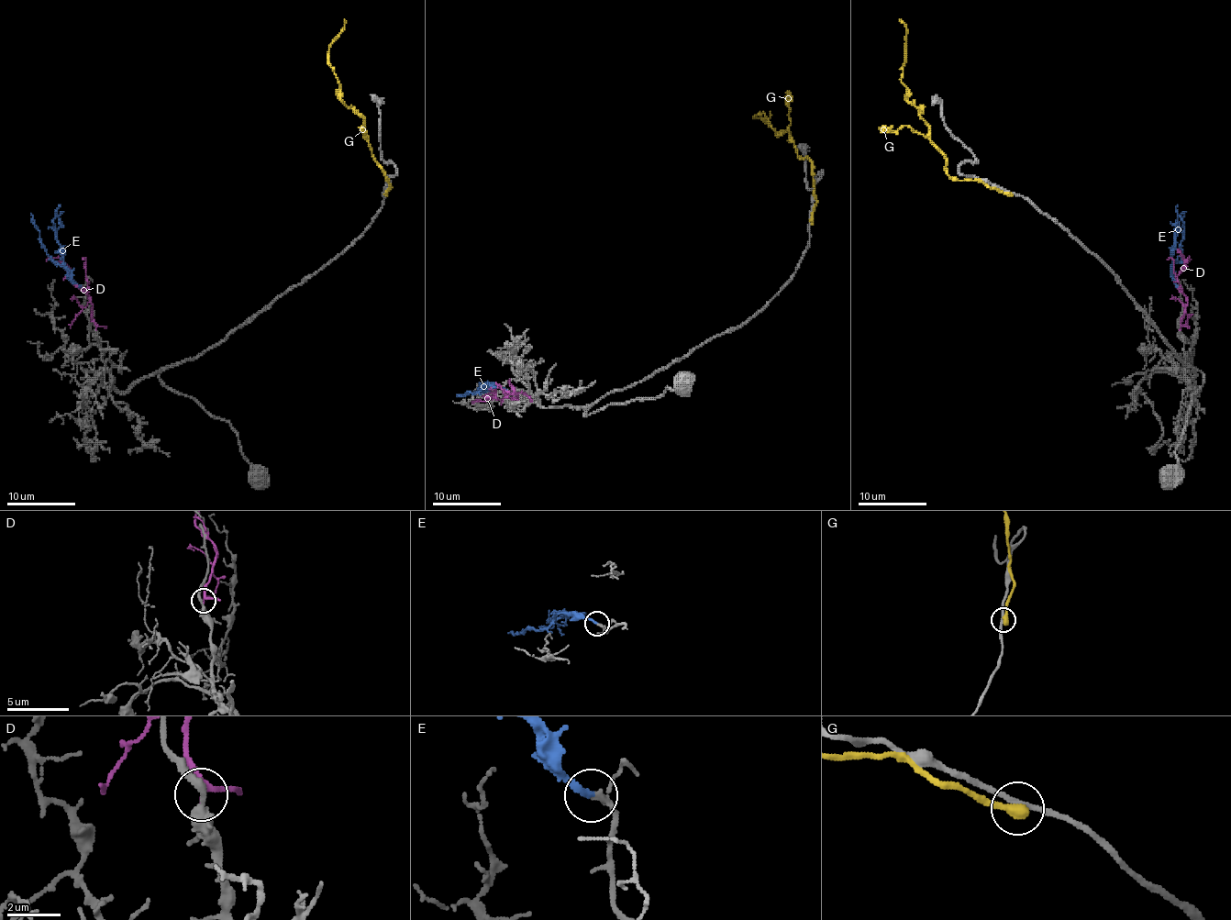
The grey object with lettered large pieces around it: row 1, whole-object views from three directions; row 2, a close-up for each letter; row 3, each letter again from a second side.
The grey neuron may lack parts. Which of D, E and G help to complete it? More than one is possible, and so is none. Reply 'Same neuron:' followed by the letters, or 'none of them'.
Same neuron: E

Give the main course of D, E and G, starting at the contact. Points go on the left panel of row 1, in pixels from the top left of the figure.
D: (95, 327), (91, 299), (75, 285), (69, 268), (60, 258), (46, 260)
E: (81, 286), (46, 252), (30, 213)
G: (385, 194), (391, 183), (367, 139), (365, 120), (341, 98), (338, 78), (329, 62), (329, 47), (344, 19)

